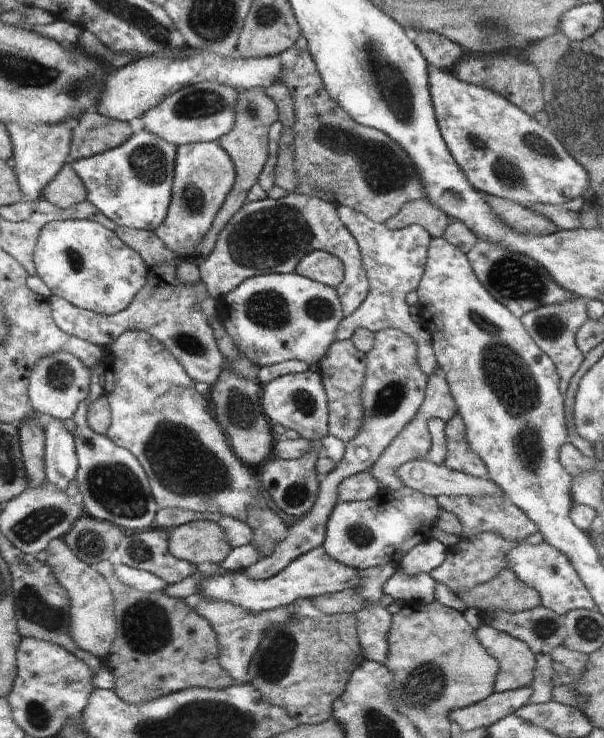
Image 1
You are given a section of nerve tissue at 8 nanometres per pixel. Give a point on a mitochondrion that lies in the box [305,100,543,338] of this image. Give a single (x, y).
(383, 172)

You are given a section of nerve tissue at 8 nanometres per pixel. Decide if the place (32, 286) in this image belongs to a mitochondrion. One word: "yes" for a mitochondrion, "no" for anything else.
no

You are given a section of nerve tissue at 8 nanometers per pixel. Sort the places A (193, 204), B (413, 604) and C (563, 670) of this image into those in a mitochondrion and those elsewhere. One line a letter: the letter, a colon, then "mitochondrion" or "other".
A: mitochondrion
B: other
C: other

